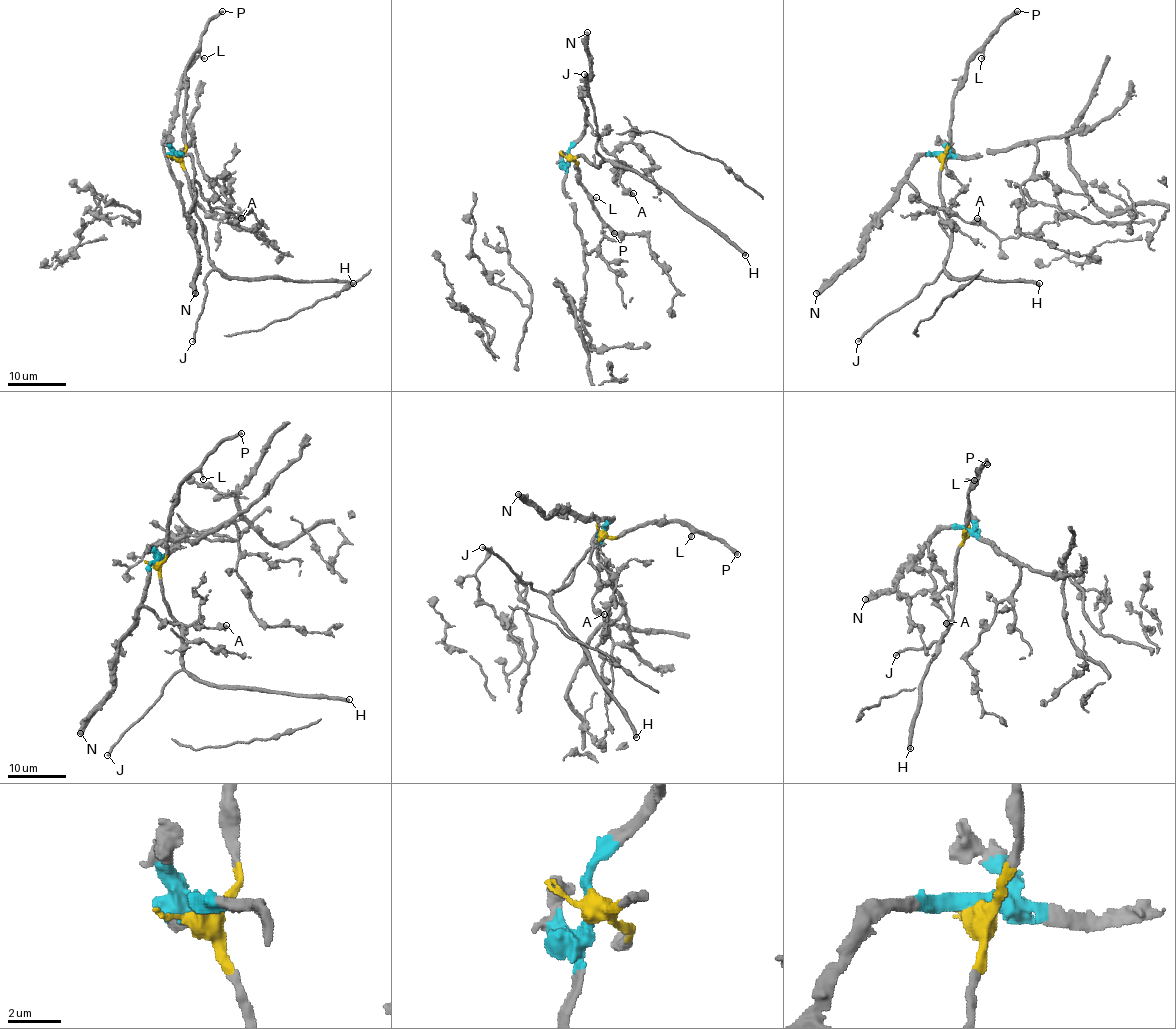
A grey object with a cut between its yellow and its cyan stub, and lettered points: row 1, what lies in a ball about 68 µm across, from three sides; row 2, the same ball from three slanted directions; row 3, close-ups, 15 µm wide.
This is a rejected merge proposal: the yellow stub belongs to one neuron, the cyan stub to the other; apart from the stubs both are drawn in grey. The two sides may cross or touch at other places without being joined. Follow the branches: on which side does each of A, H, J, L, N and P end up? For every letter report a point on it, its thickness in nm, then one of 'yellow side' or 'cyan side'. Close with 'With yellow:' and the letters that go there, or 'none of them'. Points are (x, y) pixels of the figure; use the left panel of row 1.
A: at (241, 218); 320 nm thick; cyan side
H: at (353, 283); 360 nm thick; yellow side
J: at (192, 341); 240 nm thick; yellow side
L: at (204, 58); 150 nm thick; yellow side
N: at (195, 293); 500 nm thick; cyan side
P: at (222, 11); 360 nm thick; yellow side
With yellow: H, J, L, P

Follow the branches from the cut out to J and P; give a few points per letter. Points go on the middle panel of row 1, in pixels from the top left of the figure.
J: (569, 157), (582, 156), (597, 167), (604, 160), (597, 151), (594, 104), (585, 73)
P: (569, 157), (577, 164), (577, 181), (591, 198), (597, 214), (614, 234)

